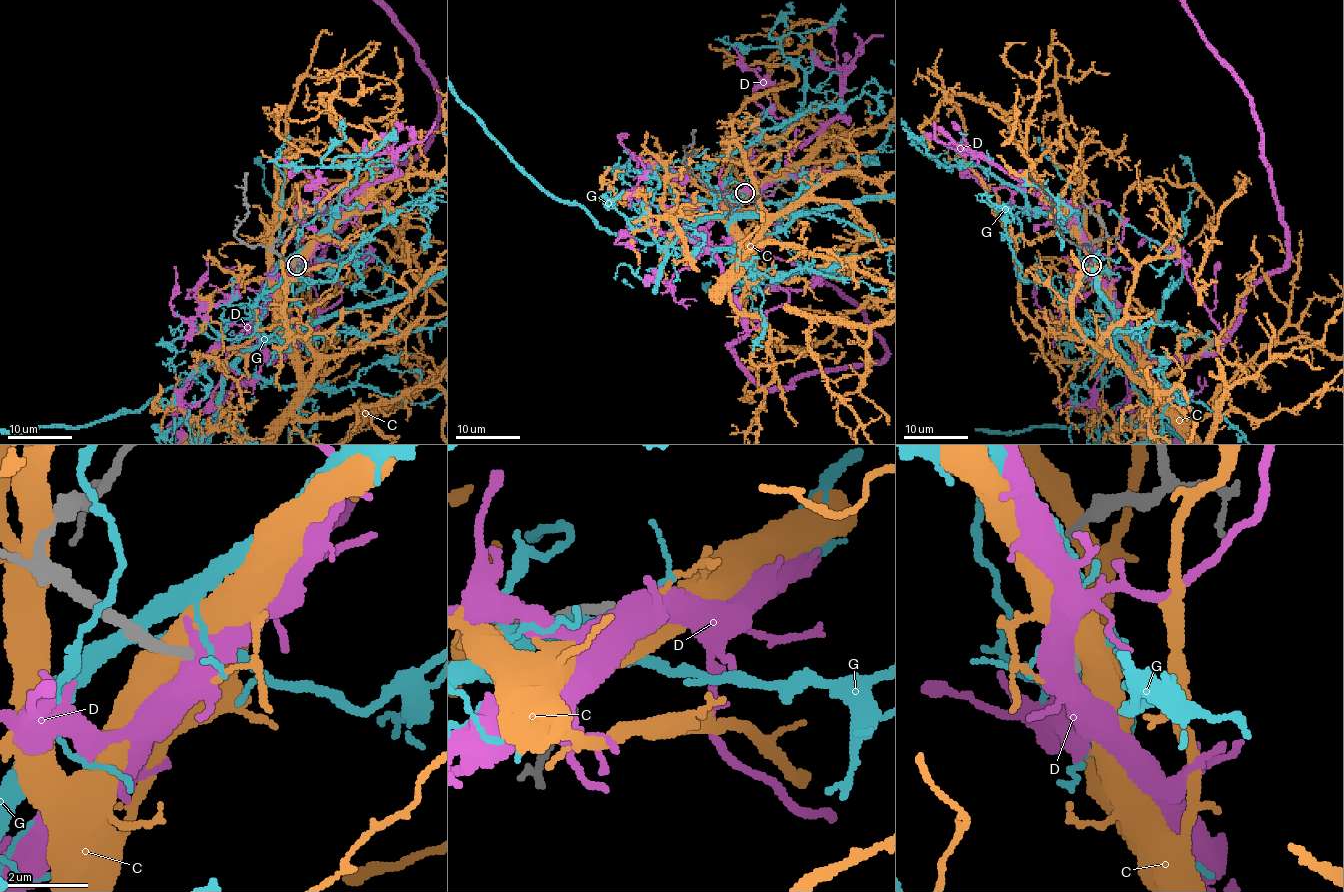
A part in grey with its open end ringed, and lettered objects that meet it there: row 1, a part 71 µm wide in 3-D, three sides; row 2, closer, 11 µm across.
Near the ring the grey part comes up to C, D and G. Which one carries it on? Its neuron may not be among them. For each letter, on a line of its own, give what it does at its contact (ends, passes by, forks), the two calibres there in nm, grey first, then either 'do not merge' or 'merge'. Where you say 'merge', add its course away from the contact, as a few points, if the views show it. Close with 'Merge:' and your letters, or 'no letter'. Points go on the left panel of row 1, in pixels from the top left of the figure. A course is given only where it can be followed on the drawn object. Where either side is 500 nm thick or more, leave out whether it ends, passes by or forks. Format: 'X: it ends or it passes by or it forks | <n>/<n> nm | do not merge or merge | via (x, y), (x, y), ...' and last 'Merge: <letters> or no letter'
C: 360/550 nm | do not merge
D: 320/550 nm | merge
G: it forks | 280/360 nm | do not merge
Merge: D

